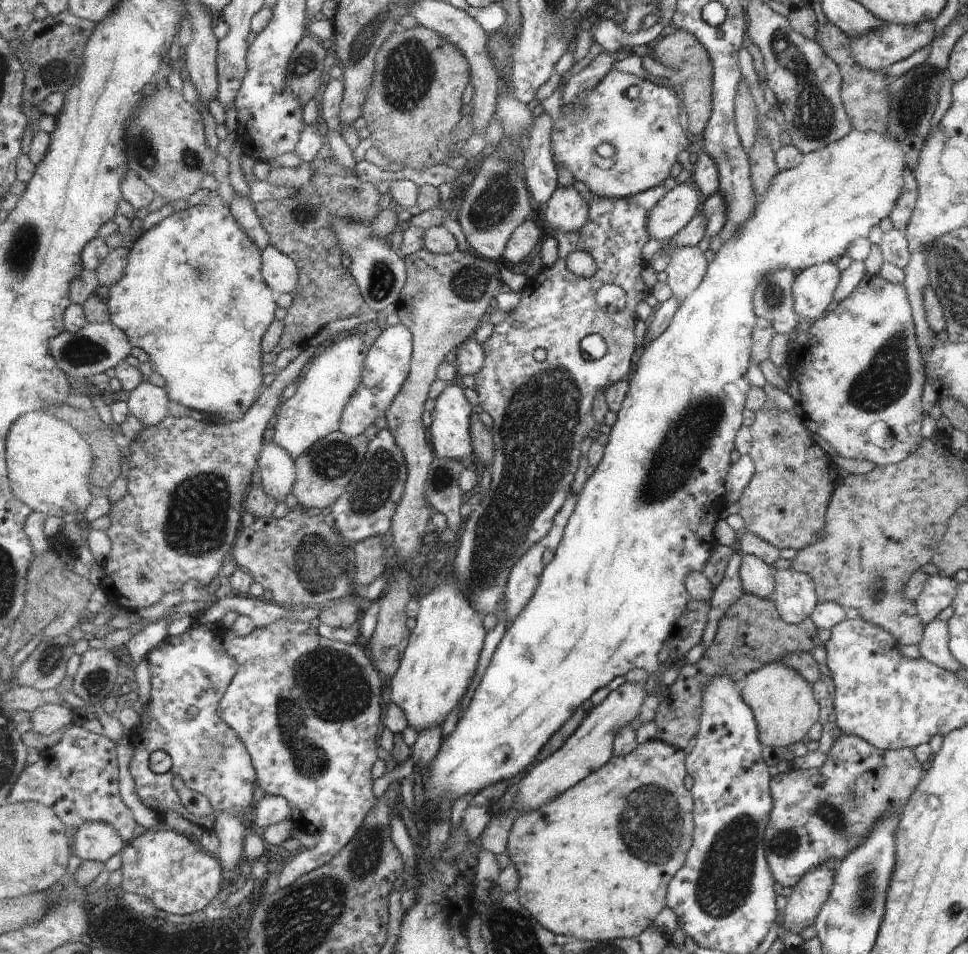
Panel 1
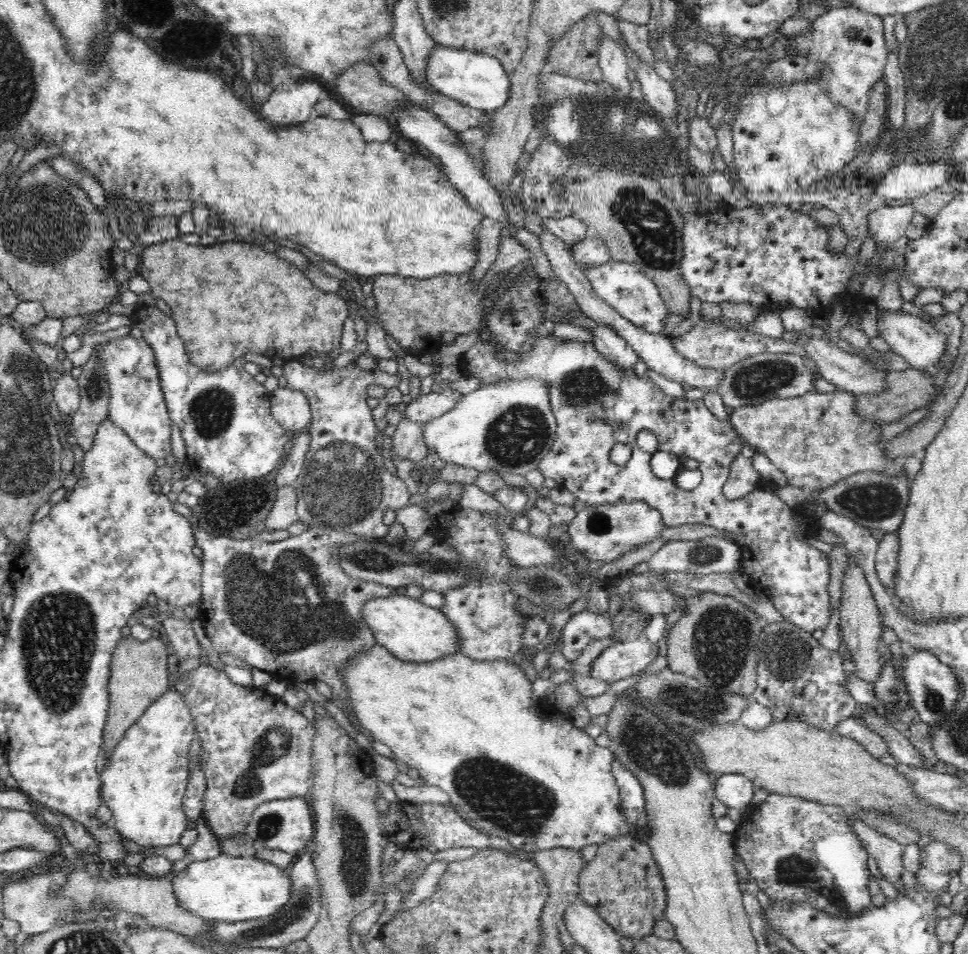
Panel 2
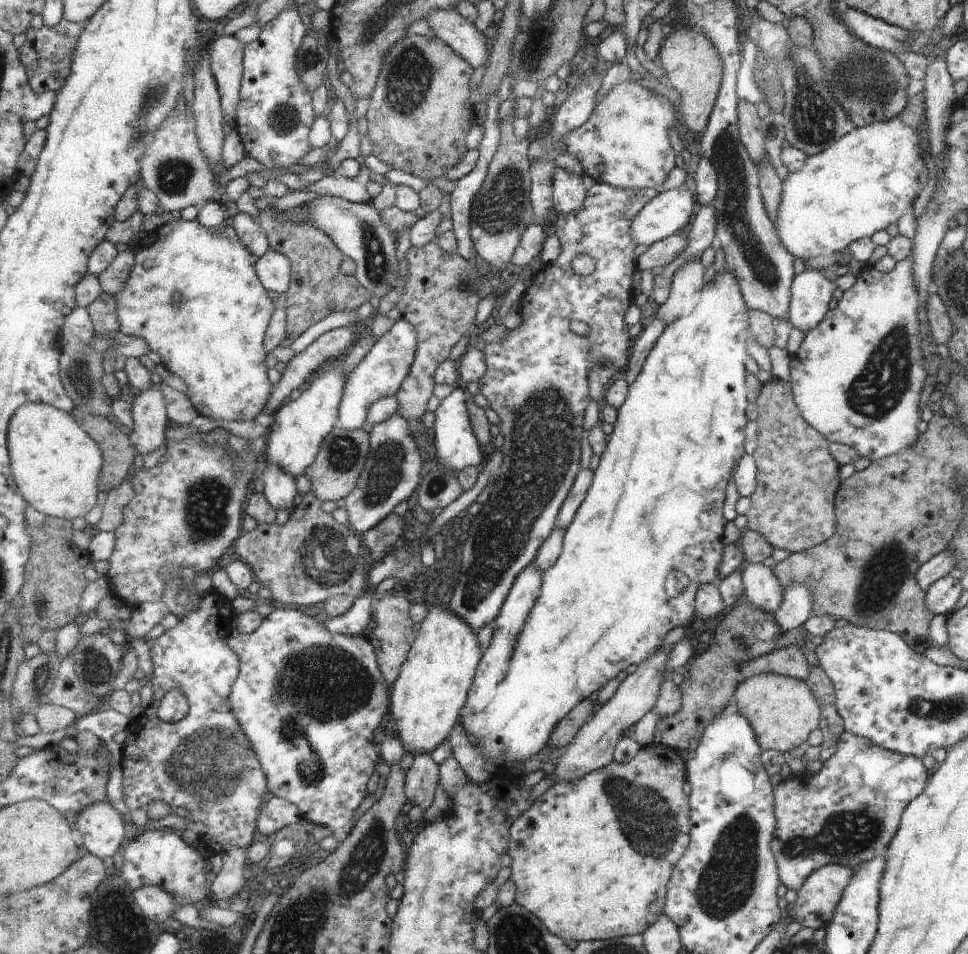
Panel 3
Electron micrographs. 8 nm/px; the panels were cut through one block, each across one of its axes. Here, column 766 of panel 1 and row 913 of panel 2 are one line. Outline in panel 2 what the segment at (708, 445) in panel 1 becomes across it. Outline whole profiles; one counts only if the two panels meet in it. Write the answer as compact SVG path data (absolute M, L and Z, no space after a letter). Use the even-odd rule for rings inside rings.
M222 853L216 858L192 862L185 869L174 872L169 878L172 883L172 891L176 895L176 903L184 911L190 911L192 915L210 922L235 923L272 916L288 902L290 888L292 888L288 870L280 869L275 864L258 858L234 858Z

